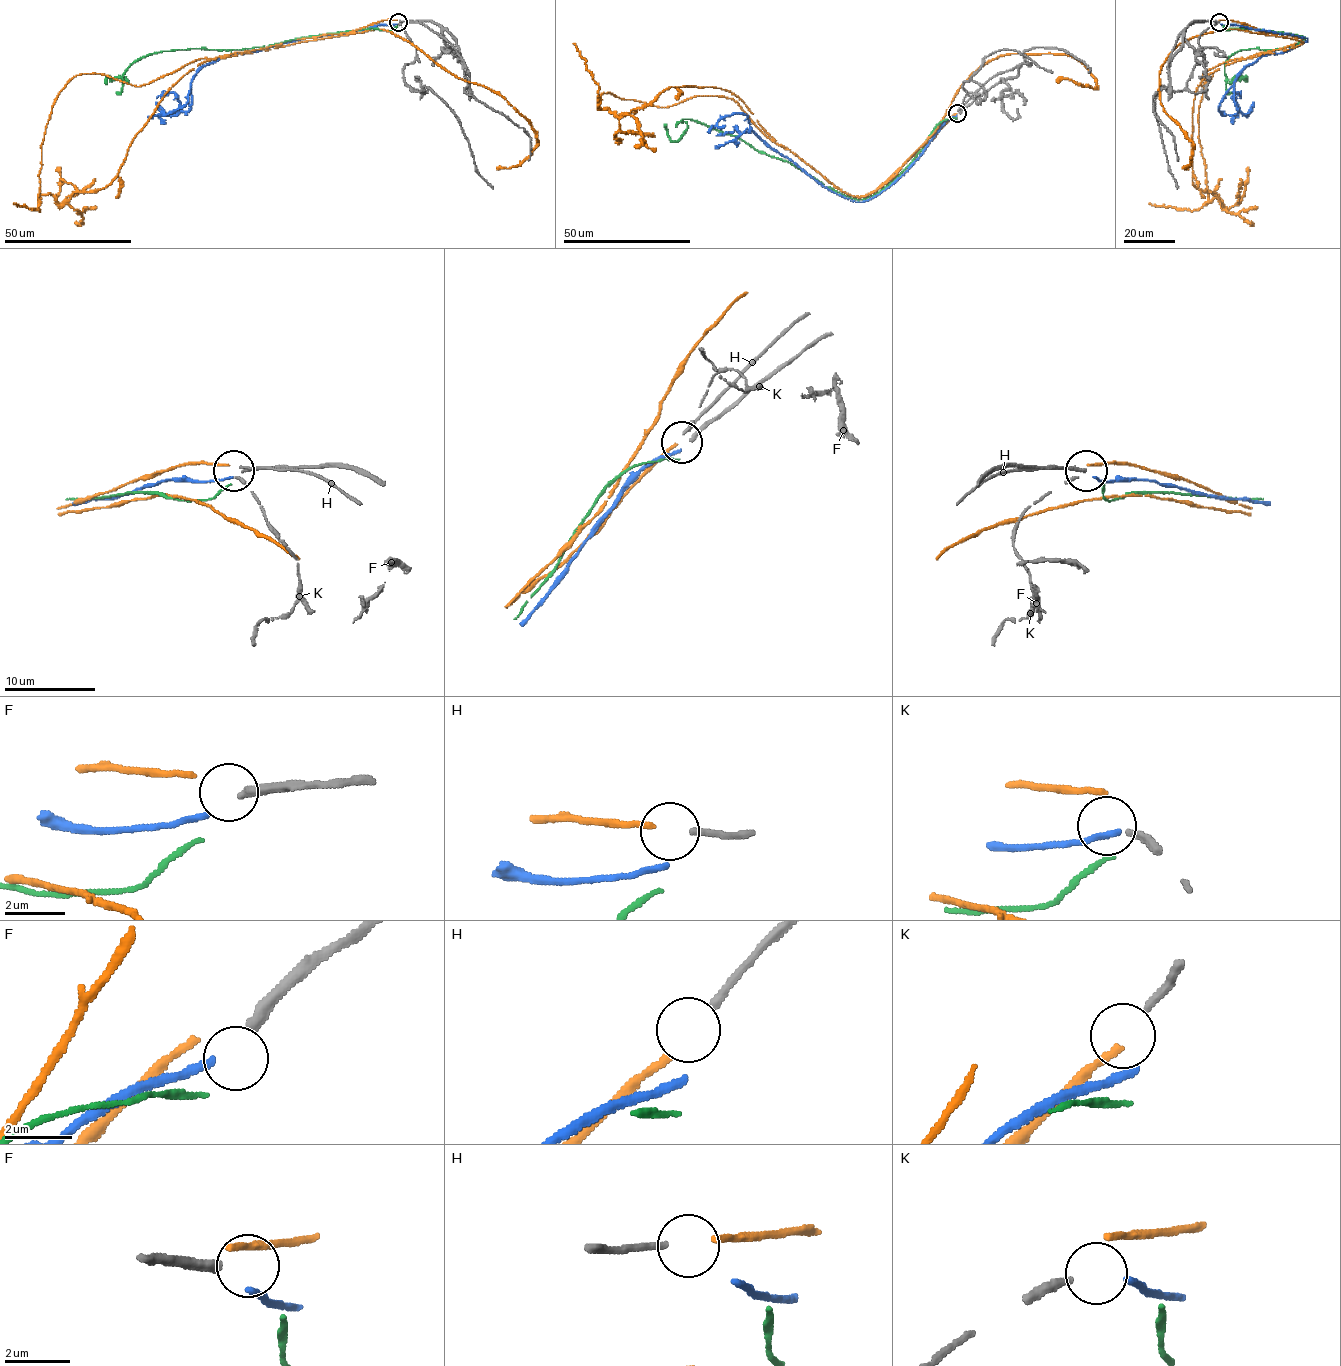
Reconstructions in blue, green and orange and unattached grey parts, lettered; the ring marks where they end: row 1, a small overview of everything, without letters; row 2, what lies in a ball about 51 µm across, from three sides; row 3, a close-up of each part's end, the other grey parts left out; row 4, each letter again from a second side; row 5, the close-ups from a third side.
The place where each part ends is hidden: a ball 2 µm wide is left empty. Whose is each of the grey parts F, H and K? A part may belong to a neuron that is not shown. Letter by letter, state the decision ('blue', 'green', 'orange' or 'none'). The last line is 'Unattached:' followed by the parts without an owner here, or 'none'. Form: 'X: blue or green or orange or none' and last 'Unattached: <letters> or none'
F: none
H: orange
K: none
Unattached: F, K

